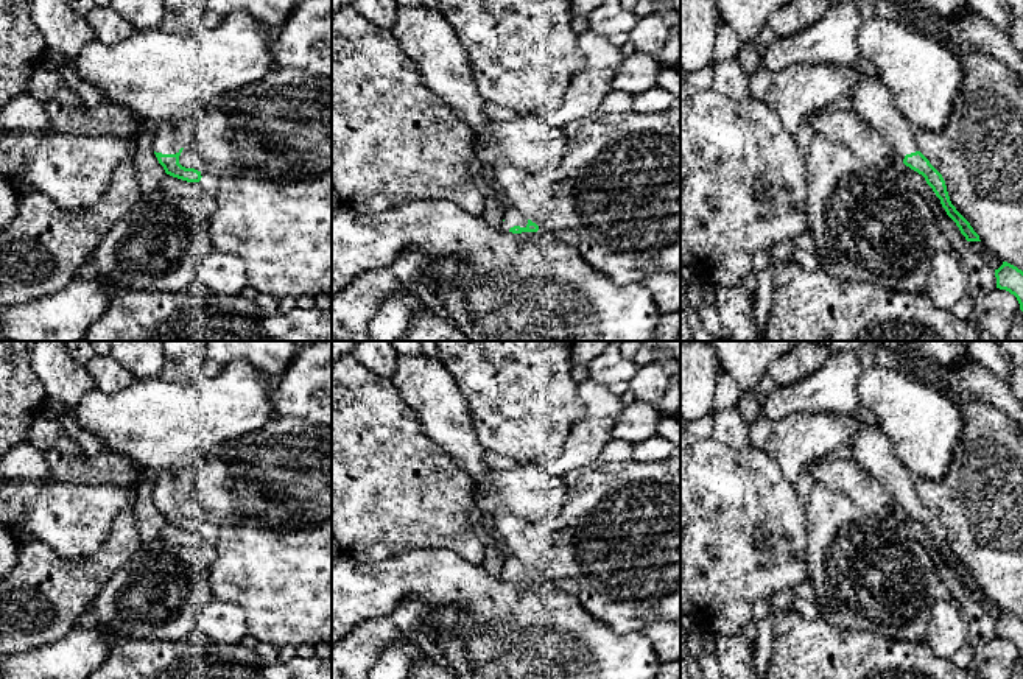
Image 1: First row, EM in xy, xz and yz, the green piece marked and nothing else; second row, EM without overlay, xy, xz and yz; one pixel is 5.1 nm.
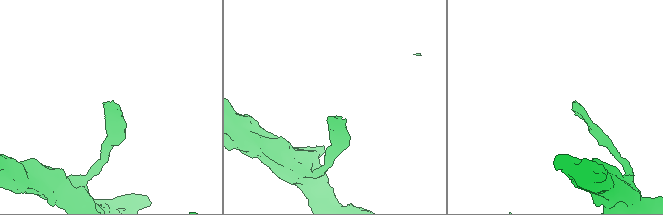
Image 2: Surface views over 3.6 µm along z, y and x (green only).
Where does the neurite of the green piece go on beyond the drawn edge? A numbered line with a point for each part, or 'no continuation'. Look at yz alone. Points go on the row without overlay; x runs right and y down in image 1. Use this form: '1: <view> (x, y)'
1: yz (871, 449)

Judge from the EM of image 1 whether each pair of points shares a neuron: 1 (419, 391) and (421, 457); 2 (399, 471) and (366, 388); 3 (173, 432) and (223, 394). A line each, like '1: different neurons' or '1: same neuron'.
1: different neurons
2: same neuron
3: same neuron

